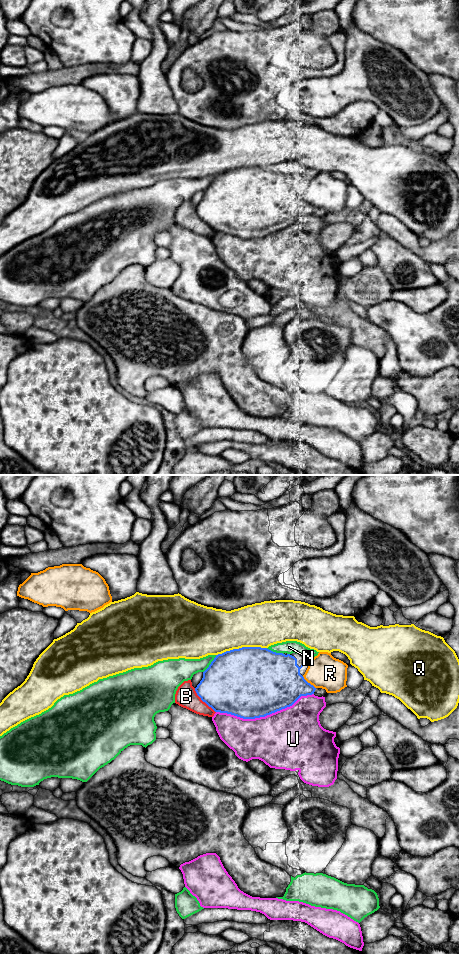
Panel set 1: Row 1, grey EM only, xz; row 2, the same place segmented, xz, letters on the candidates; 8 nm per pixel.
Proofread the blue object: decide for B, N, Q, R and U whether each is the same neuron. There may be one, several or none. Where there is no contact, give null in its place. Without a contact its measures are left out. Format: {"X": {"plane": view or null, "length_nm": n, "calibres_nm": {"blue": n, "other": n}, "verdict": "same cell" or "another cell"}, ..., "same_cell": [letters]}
{"B": {"plane": "xz", "length_nm": 260, "calibres_nm": {"blue": 460, "other": 170}, "verdict": "another cell"}, "N": {"plane": "xz", "length_nm": 150, "calibres_nm": {"blue": 500, "other": 110}, "verdict": "another cell"}, "Q": {"plane": "xz", "length_nm": 420, "calibres_nm": {"blue": 500, "other": 360}, "verdict": "another cell"}, "R": {"plane": "xz", "length_nm": 150, "calibres_nm": {"blue": 400, "other": 280}, "verdict": "another cell"}, "U": {"plane": "xz", "length_nm": 800, "calibres_nm": {"blue": 500, "other": 460}, "verdict": "another cell"}, "same_cell": []}

